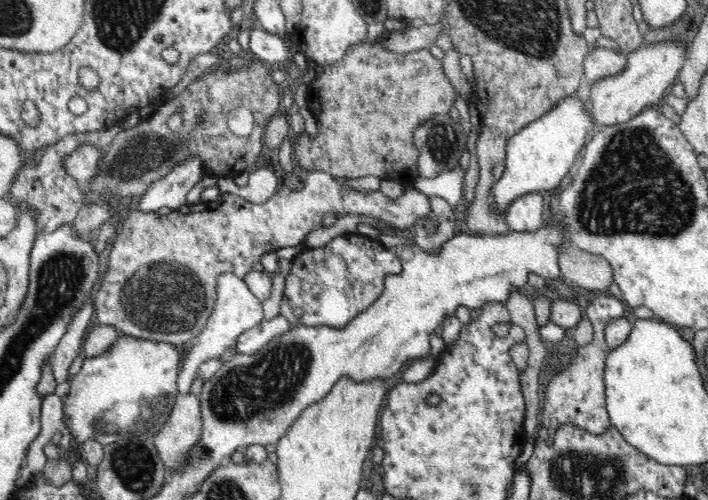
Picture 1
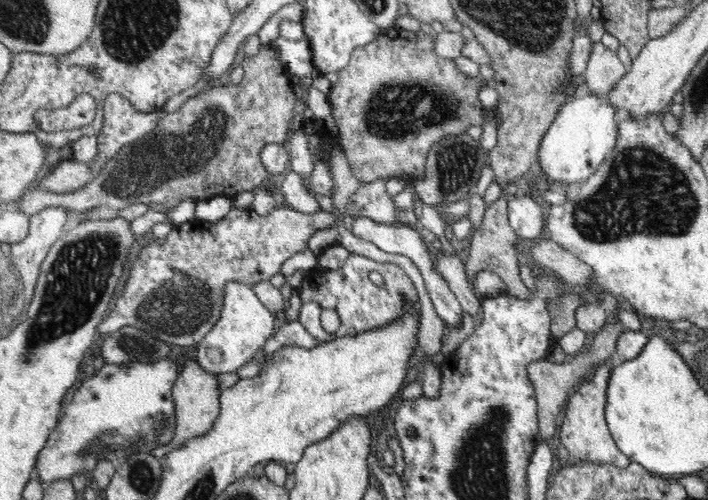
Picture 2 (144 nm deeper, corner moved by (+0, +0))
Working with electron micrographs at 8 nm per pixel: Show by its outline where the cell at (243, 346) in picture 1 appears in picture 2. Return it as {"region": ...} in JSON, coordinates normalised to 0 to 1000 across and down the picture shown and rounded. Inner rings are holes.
{"region":[[[401,644],[398,656],[393,656],[387,664],[384,676],[376,680],[376,692],[370,696],[373,704],[387,708],[393,704],[398,692],[415,692],[415,696],[449,696],[455,684],[449,676],[444,676],[424,644]]]}

